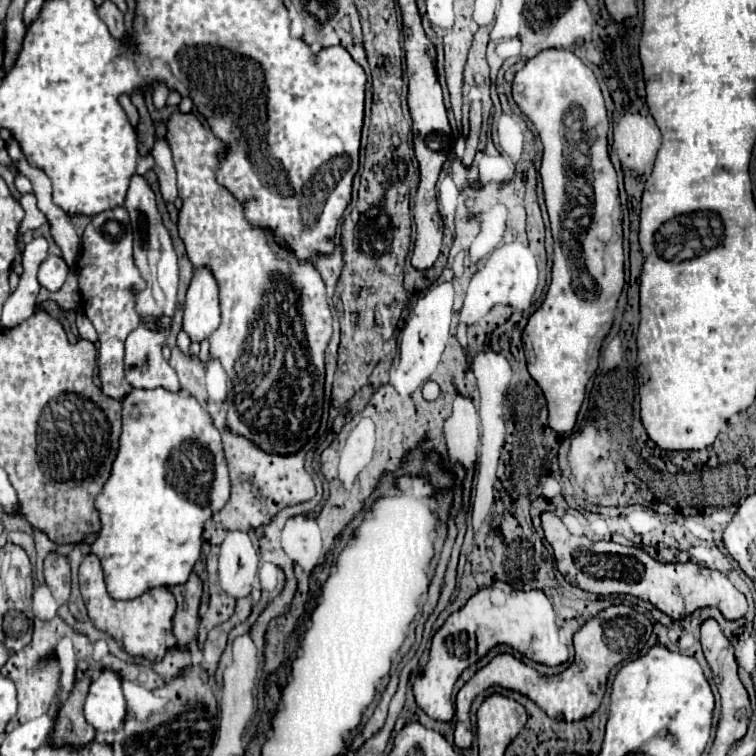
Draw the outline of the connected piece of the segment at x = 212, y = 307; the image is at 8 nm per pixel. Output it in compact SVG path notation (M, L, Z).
M198 267L190 281L184 303L184 331L192 341L208 339L220 325L218 287L208 267Z

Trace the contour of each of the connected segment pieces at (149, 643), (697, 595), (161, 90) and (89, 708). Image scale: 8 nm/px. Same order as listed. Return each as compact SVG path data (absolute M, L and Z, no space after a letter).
M88 555L80 565L80 593L86 603L88 615L92 623L112 635L116 641L124 645L124 649L134 657L146 657L150 661L160 661L168 649L166 645L166 631L172 627L172 615L176 609L176 601L166 587L152 587L138 595L136 599L116 601L106 593L104 575L100 567L90 567L90 563L100 563L96 555Z
M542 513L542 529L546 541L554 549L554 559L558 571L568 577L568 581L584 591L596 595L634 595L640 599L650 601L662 613L670 615L672 619L682 619L696 611L698 607L714 605L720 613L734 621L740 619L748 605L746 597L728 581L728 577L716 569L700 567L692 561L688 563L660 563L658 559L650 557L646 551L636 547L624 547L614 541L590 541L588 537L572 535L566 525L554 513Z
M158 83L158 85L154 85L152 97L154 97L154 105L156 105L156 109L162 109L162 107L166 105L166 99L168 99L168 87L166 87L166 83Z
M104 669L92 683L84 703L86 721L96 731L116 731L124 723L126 715L126 699L122 695L120 677Z

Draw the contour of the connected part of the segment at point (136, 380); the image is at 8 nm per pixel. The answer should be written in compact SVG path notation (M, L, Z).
M162 317L158 321L158 329L150 329L144 323L138 325L136 331L132 331L126 339L126 379L132 387L142 387L142 389L154 389L154 387L164 387L168 391L180 391L180 383L176 377L176 371L168 365L168 361L164 361L162 357L162 345L166 343L168 335L170 335L170 317Z

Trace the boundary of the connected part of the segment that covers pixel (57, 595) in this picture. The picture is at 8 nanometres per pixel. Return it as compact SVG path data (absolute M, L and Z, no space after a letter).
M48 553L44 559L44 577L58 605L62 605L70 595L70 563L68 557L60 553Z

